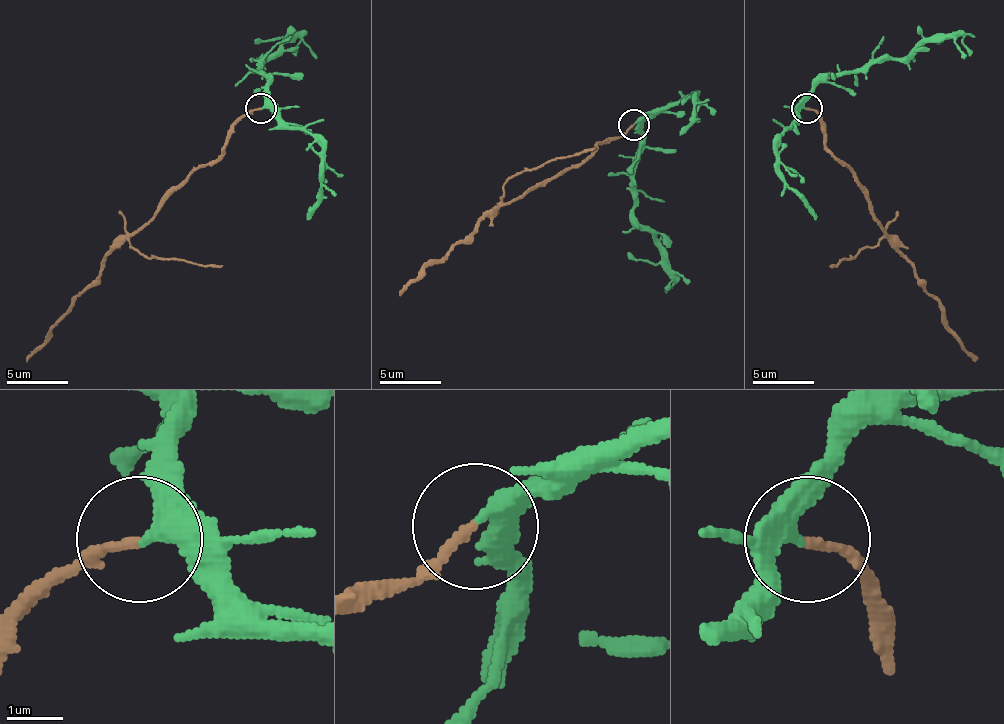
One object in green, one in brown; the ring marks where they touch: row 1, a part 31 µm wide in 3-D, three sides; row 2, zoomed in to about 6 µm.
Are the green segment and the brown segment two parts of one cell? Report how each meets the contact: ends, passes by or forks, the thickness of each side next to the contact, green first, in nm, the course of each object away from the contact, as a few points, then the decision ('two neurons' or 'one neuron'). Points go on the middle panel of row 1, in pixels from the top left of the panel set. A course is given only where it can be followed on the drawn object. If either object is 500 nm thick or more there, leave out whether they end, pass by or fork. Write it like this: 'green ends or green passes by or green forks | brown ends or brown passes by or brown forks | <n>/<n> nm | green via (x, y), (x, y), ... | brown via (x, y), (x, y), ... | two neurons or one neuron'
green passes by | brown ends | 320/150 nm | green via (633, 122), (642, 138), (633, 162), (633, 217), (660, 248), (670, 269), (691, 281) | brown via (633, 125), (569, 168), (529, 187), (514, 202), (501, 202), (400, 294) | two neurons

